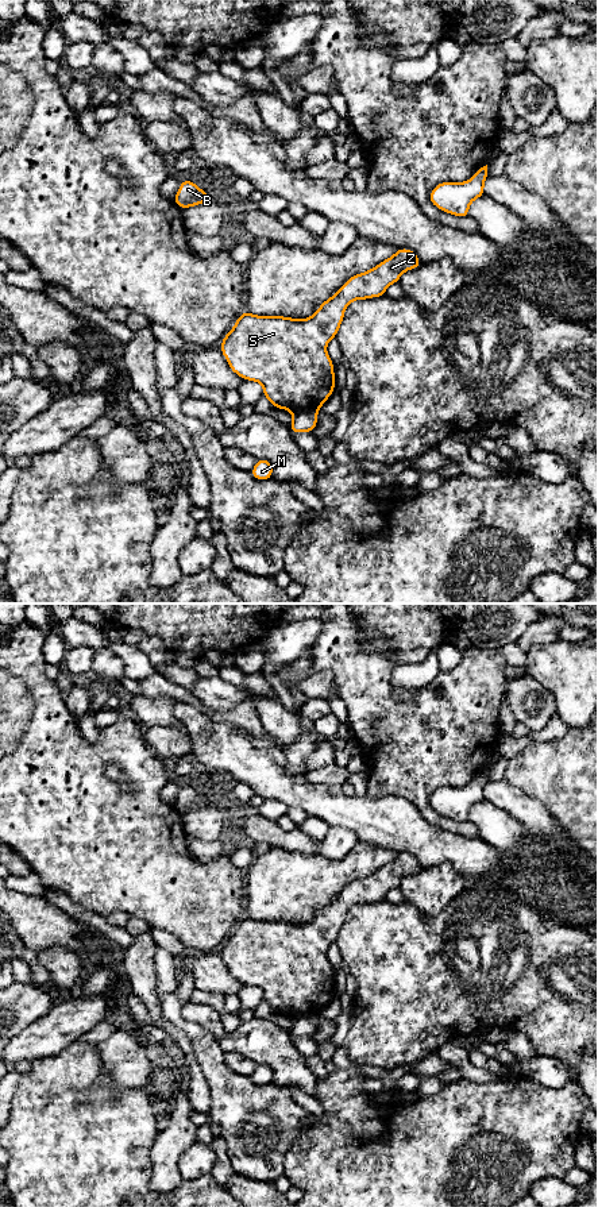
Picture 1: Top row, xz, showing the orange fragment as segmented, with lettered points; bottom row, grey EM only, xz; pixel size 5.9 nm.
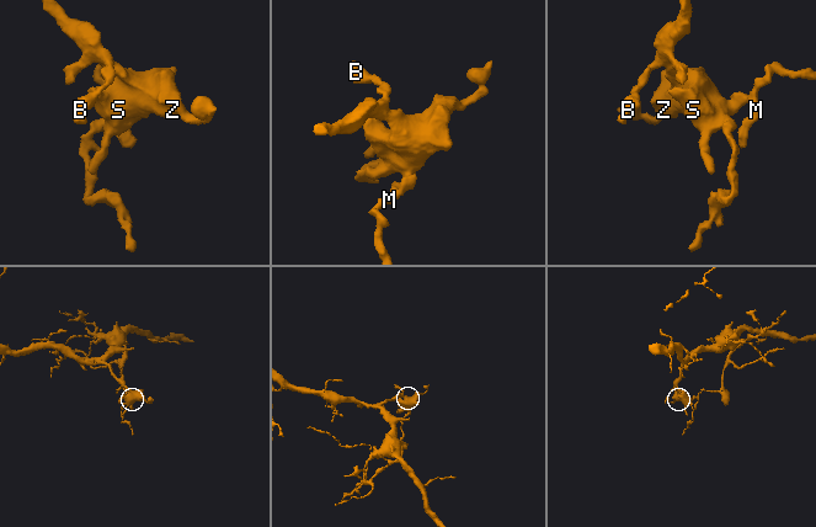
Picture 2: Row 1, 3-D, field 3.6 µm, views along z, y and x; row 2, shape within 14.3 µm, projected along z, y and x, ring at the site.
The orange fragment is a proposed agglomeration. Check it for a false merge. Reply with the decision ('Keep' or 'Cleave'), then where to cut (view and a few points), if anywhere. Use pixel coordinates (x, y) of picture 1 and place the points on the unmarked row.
Cleave. Split along xz (317, 1014), (305, 1014), (293, 1020)

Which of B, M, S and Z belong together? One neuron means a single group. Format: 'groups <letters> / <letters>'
groups B S Z / M

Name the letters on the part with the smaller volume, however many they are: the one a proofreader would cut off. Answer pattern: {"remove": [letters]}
{"remove": ["M"]}

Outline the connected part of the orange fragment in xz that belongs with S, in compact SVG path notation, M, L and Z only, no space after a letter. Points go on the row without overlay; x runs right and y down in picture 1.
M398 853L396 859L369 876L350 882L308 923L258 921L244 915L223 942L220 956L236 980L263 991L263 1000L277 1014L286 1014L292 1019L320 1015L335 995L333 967L328 961L327 950L336 942L347 911L355 905L383 902L386 894L398 887L405 876L417 874L420 869L416 857Z

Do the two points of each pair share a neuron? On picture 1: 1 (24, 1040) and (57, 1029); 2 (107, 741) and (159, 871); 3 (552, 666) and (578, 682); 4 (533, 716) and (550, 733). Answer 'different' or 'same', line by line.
1: same
2: same
3: same
4: different

